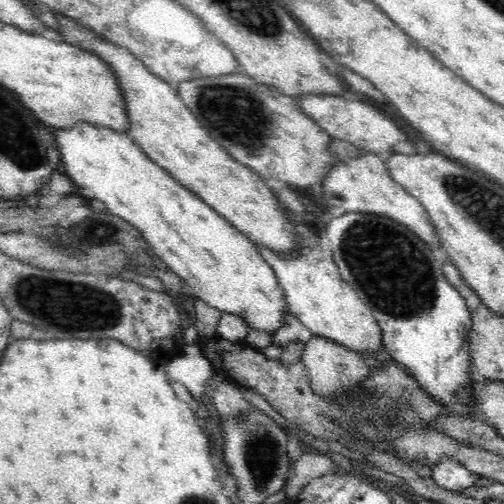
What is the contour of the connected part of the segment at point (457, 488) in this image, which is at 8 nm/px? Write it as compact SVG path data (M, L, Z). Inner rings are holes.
M444 458L444 460L440 460L436 464L432 477L444 490L452 491L453 493L462 492L462 490L470 488L480 478L465 466L449 458Z

